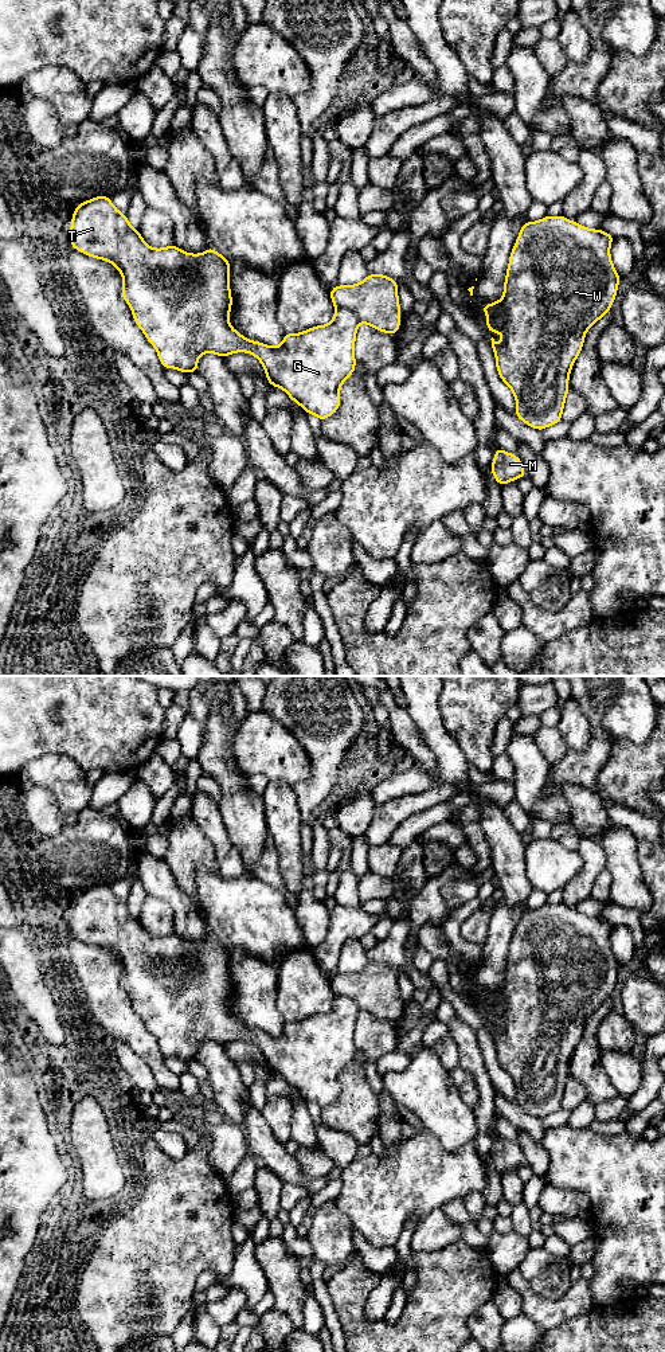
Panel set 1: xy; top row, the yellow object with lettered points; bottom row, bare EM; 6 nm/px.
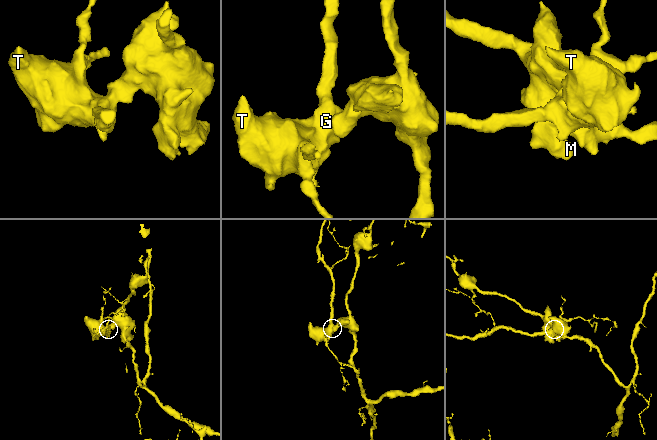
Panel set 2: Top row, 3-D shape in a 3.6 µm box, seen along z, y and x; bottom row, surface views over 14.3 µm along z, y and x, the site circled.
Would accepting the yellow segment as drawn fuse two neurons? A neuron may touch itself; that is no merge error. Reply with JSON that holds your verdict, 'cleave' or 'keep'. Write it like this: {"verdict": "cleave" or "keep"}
{"verdict": "cleave"}

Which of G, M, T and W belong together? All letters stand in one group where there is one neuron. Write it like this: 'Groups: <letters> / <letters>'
Groups: G T / M W

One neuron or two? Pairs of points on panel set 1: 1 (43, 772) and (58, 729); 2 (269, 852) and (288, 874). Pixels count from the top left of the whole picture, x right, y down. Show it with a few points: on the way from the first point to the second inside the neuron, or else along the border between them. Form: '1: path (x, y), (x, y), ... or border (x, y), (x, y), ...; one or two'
1: border (78, 764), (63, 754), (43, 753), (23, 769); two
2: border (273, 841), (285, 891); two

